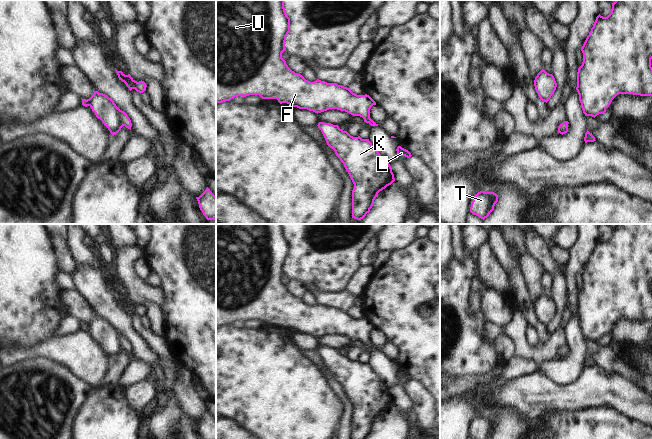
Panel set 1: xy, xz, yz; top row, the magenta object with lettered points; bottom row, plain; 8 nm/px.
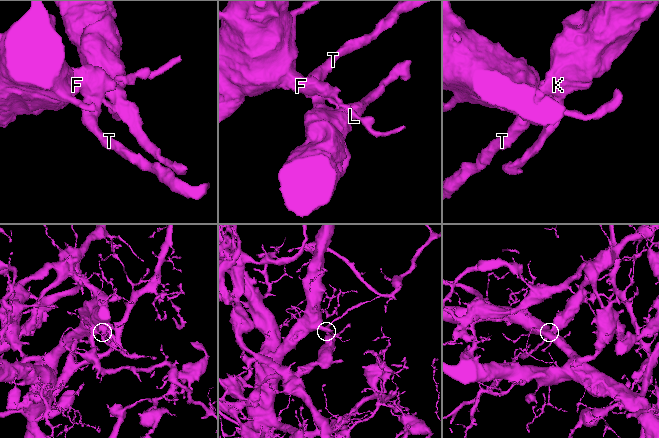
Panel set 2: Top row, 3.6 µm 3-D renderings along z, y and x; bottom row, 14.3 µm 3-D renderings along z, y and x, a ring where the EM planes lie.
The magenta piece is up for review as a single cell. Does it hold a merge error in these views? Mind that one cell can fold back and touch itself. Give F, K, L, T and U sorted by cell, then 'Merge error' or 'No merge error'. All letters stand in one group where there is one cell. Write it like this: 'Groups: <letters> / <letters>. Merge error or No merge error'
Groups: F K L T U. No merge error

